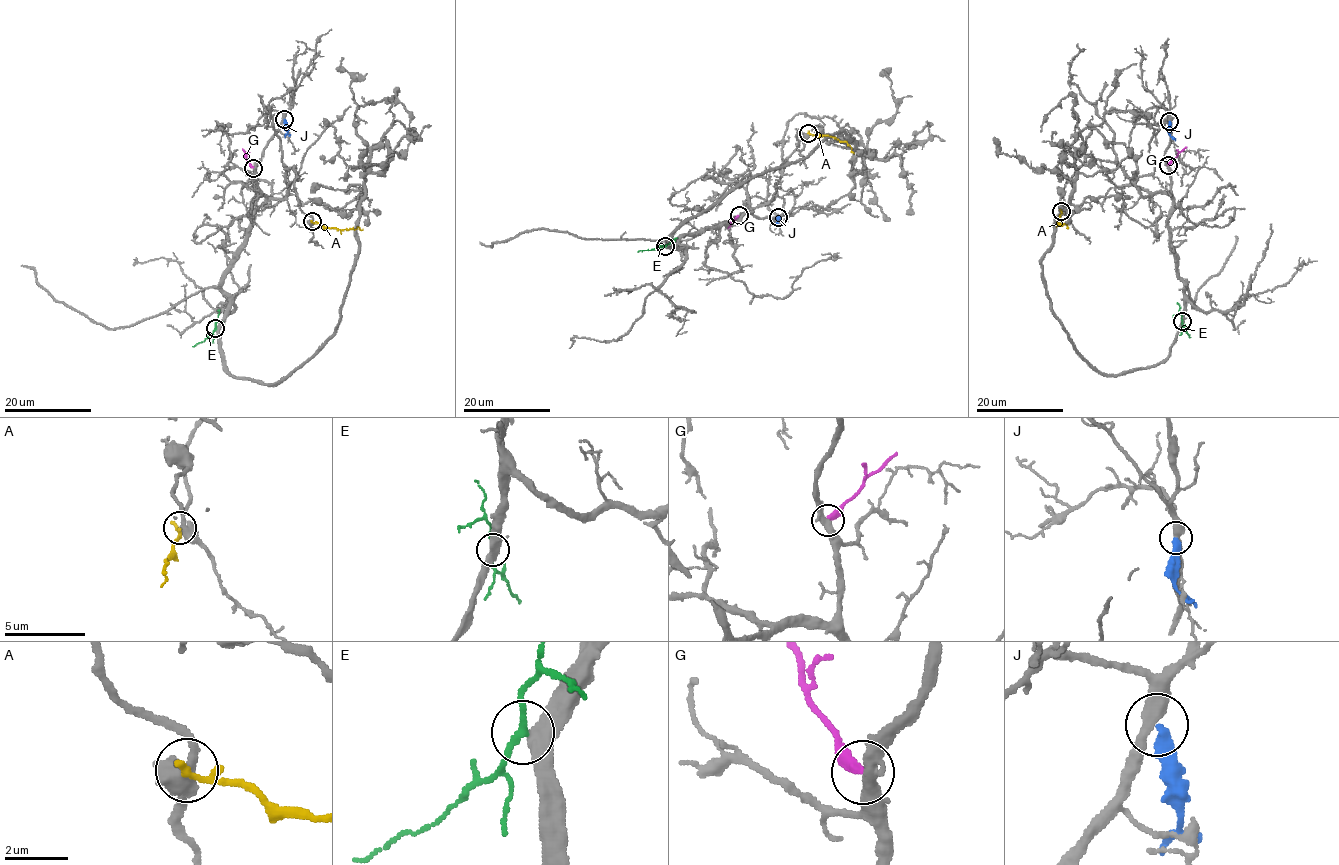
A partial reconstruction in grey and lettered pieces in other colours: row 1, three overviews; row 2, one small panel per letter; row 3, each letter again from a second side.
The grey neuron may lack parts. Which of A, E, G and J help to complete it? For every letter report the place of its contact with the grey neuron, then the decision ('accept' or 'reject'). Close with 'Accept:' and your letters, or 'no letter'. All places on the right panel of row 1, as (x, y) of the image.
A: contact (1061, 211); reject
E: contact (1182, 321); accept
G: contact (1168, 165); reject
J: contact (1169, 121); reject
Accept: E

